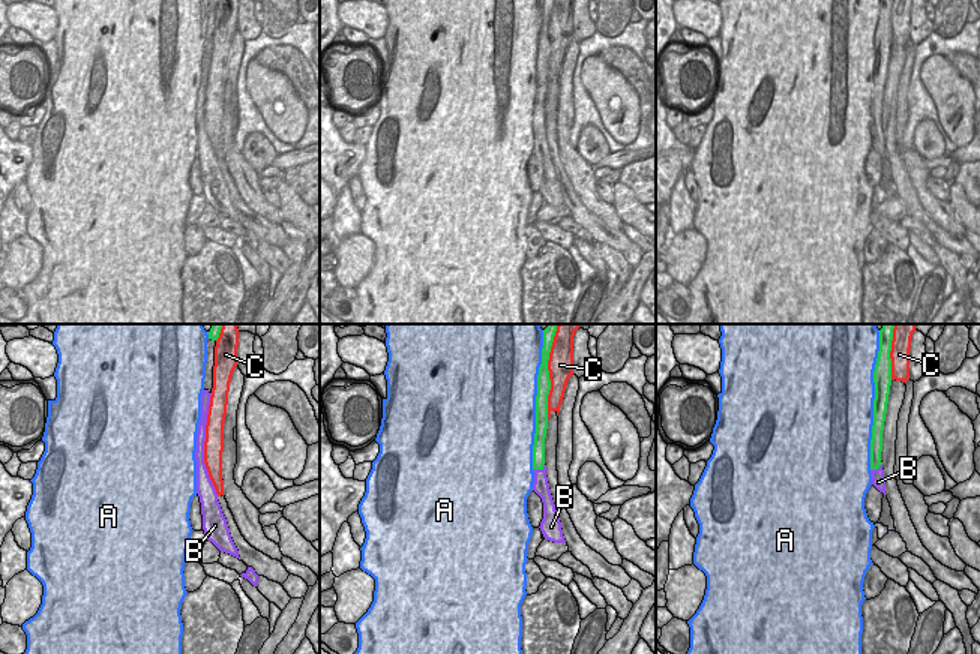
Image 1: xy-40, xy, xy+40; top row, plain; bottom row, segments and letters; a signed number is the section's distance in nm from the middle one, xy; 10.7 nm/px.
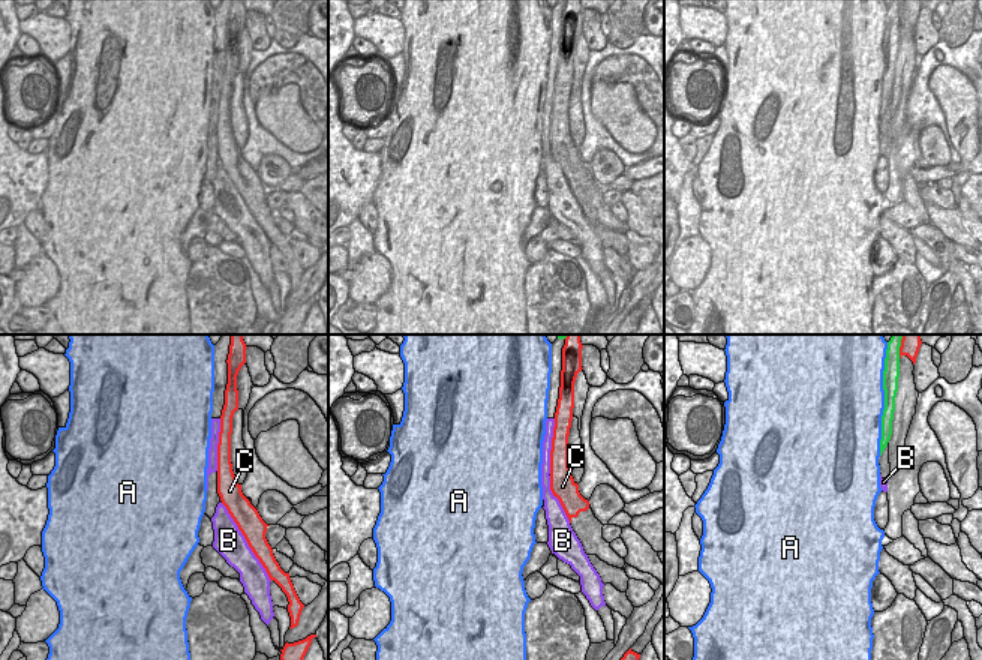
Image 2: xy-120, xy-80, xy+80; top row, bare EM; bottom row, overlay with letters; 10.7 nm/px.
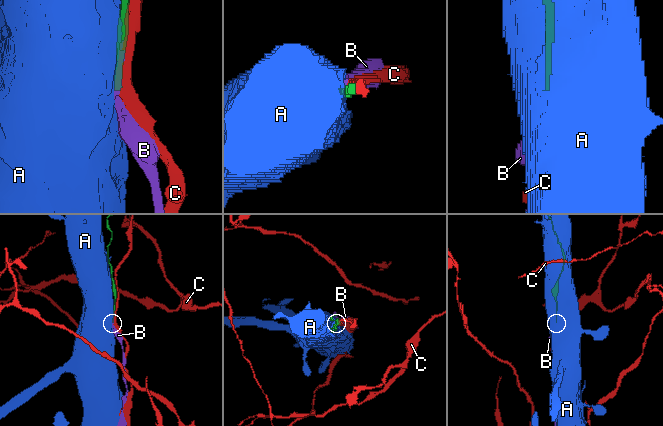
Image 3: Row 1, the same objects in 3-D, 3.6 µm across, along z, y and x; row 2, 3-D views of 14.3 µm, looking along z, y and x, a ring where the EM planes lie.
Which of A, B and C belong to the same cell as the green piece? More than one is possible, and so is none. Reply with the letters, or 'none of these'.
B

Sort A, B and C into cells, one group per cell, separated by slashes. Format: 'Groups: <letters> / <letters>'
Groups: A / B / C.

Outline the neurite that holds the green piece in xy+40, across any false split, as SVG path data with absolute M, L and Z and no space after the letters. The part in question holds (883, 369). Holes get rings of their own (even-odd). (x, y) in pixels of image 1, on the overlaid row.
M882 324L879 330L879 351L873 370L875 399L873 399L873 426L870 440L870 472L872 484L885 496L884 470L881 462L882 430L891 386L891 340L894 324Z

